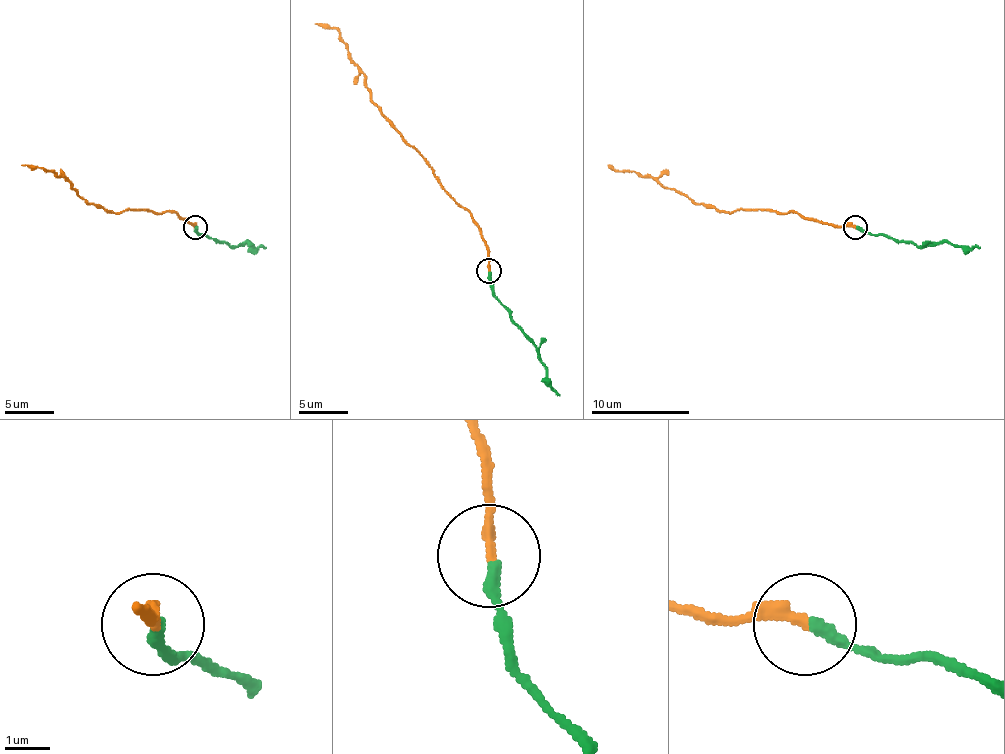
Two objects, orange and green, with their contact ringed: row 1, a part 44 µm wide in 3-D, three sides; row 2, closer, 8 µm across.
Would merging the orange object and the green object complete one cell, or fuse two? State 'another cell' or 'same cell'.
same cell

